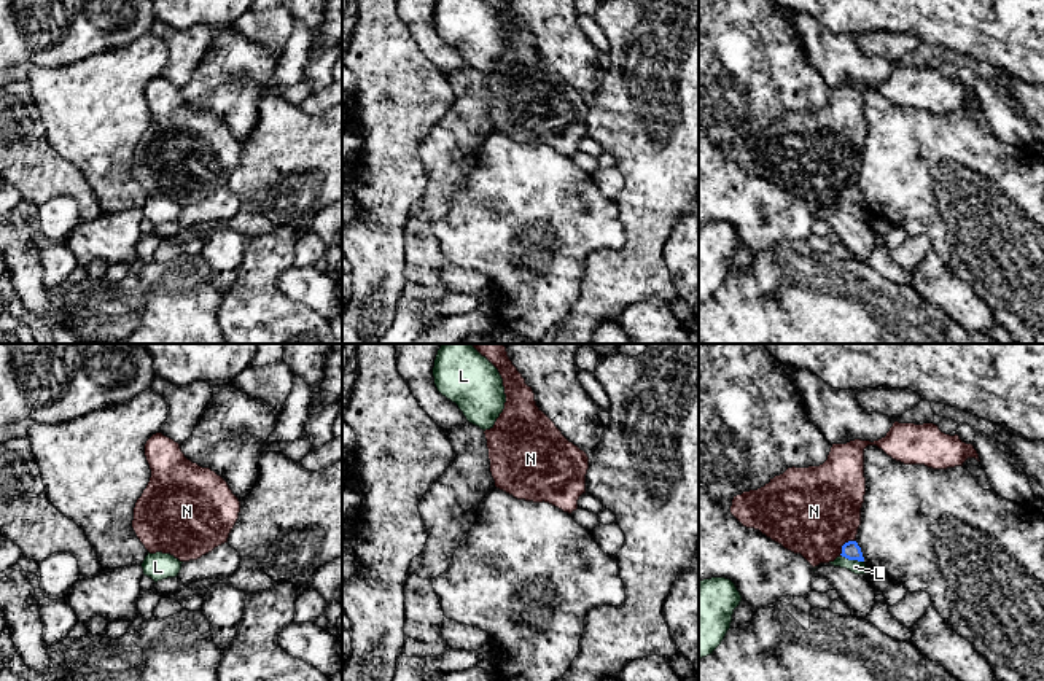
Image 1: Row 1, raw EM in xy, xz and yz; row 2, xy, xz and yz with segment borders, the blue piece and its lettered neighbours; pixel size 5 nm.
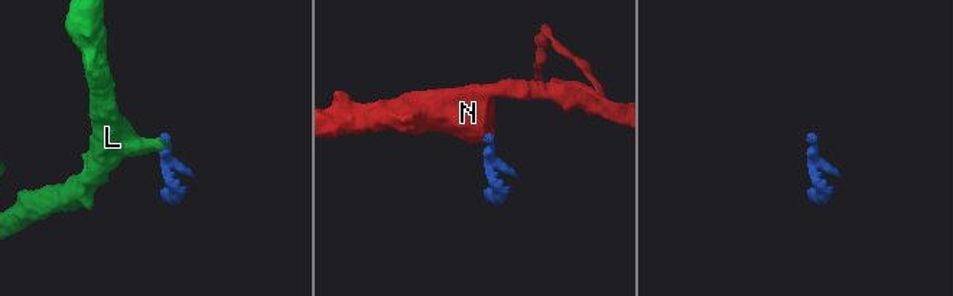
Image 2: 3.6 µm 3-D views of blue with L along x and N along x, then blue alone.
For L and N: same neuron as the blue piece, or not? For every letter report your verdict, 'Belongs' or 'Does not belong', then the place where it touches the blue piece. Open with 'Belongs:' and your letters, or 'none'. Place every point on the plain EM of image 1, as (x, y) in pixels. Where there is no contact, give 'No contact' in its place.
Belongs: none
L: Does not belong. Touches blue at yz (852, 202)
N: Does not belong. Touches blue at yz (844, 188)

